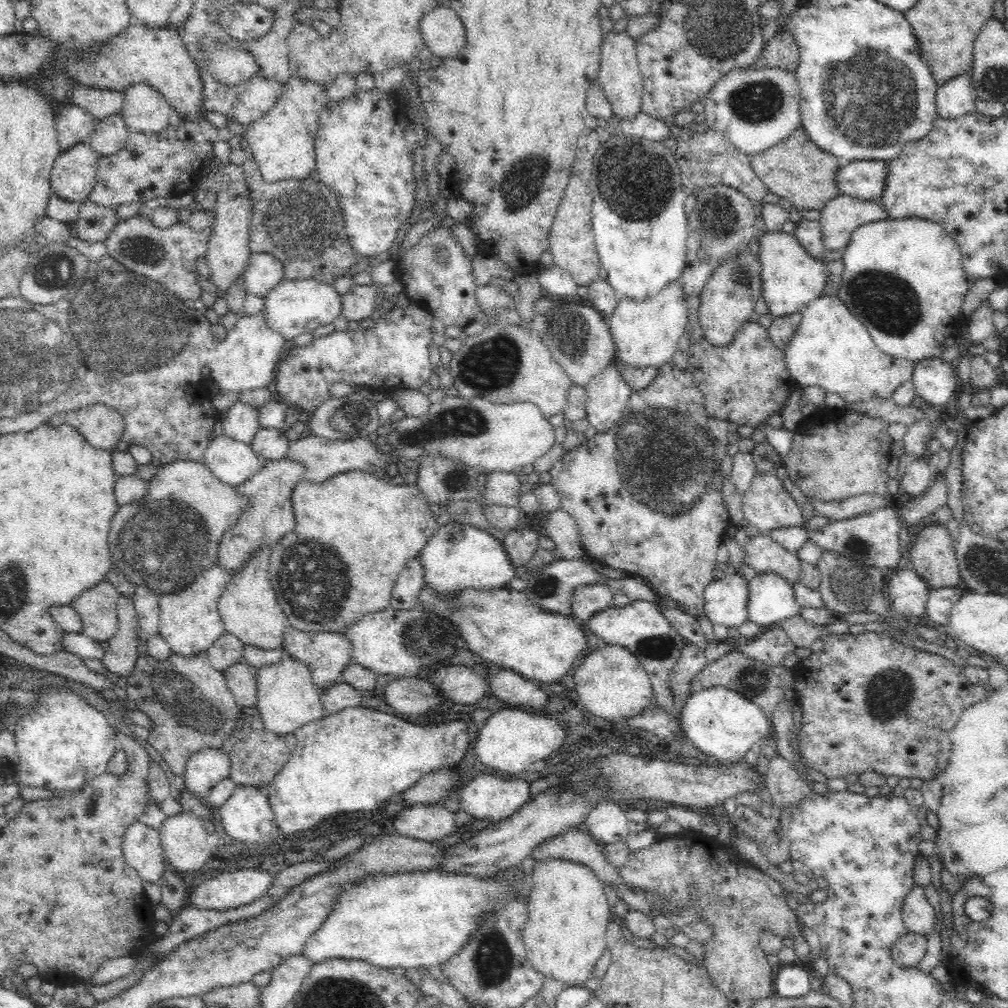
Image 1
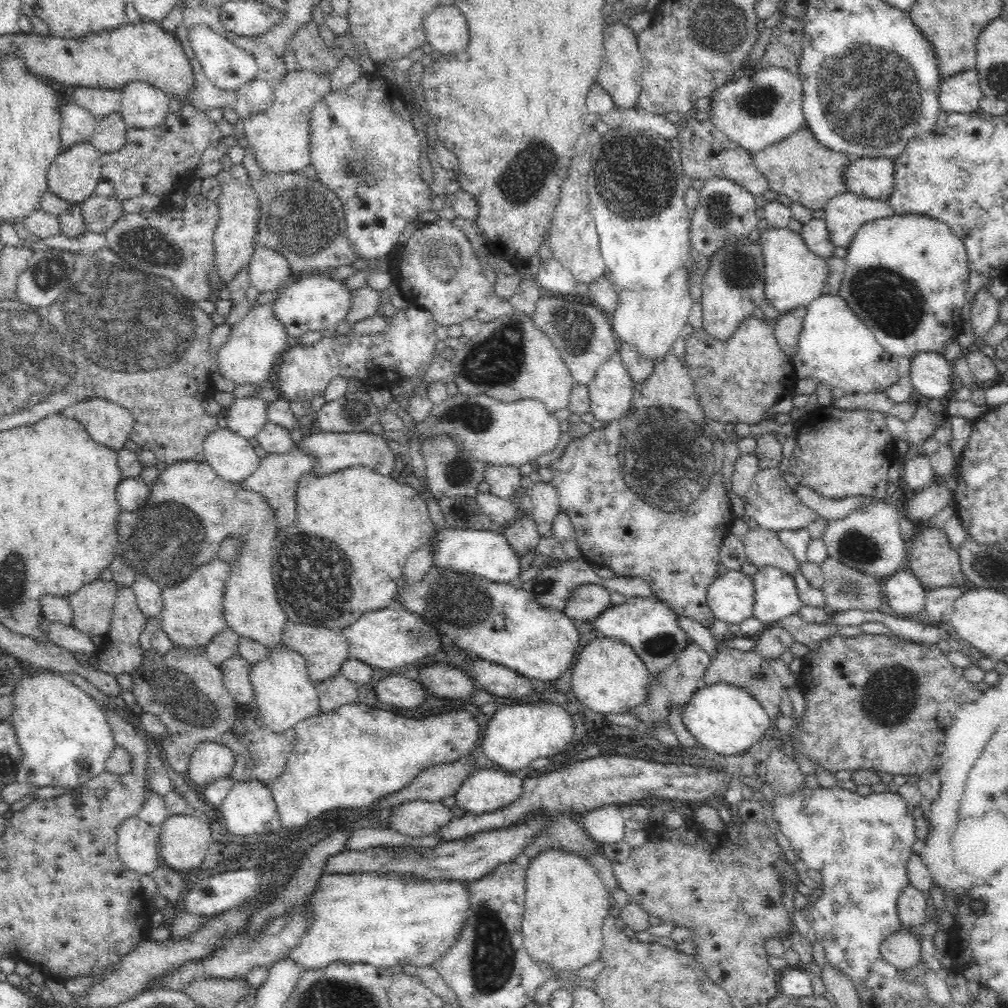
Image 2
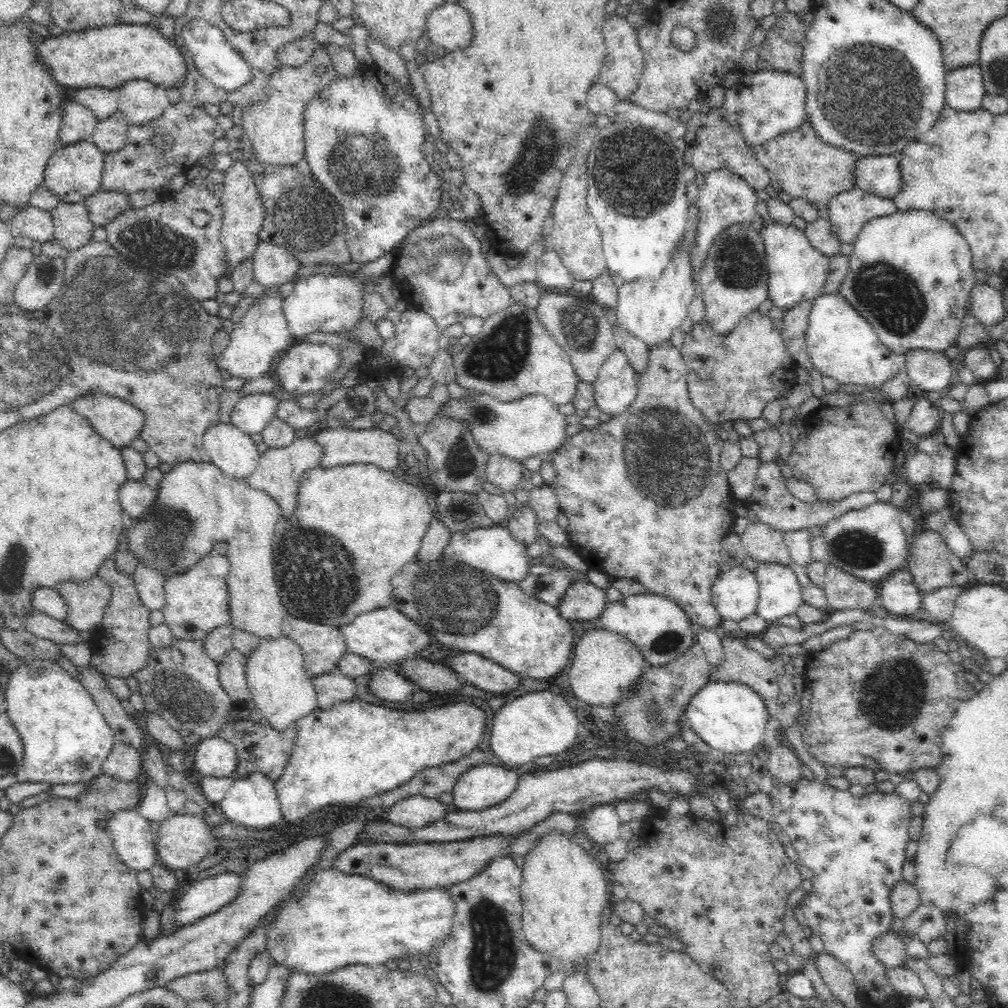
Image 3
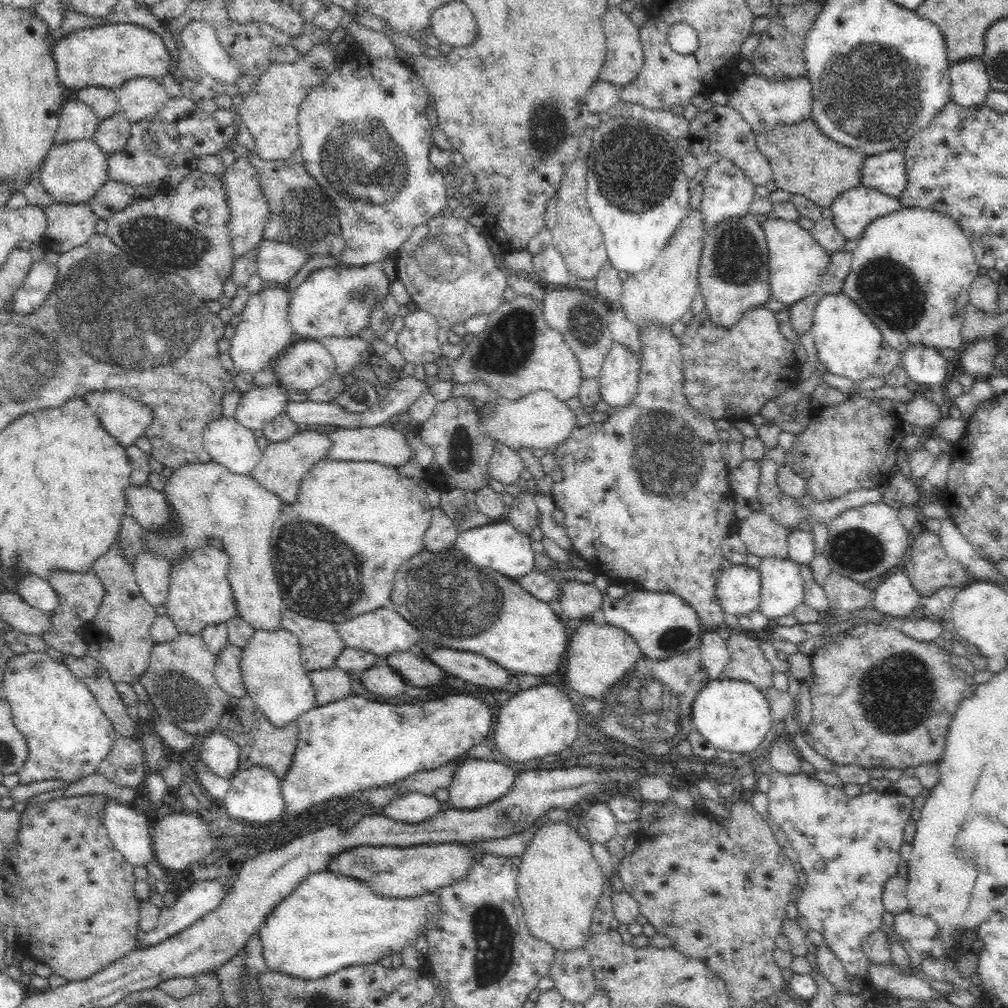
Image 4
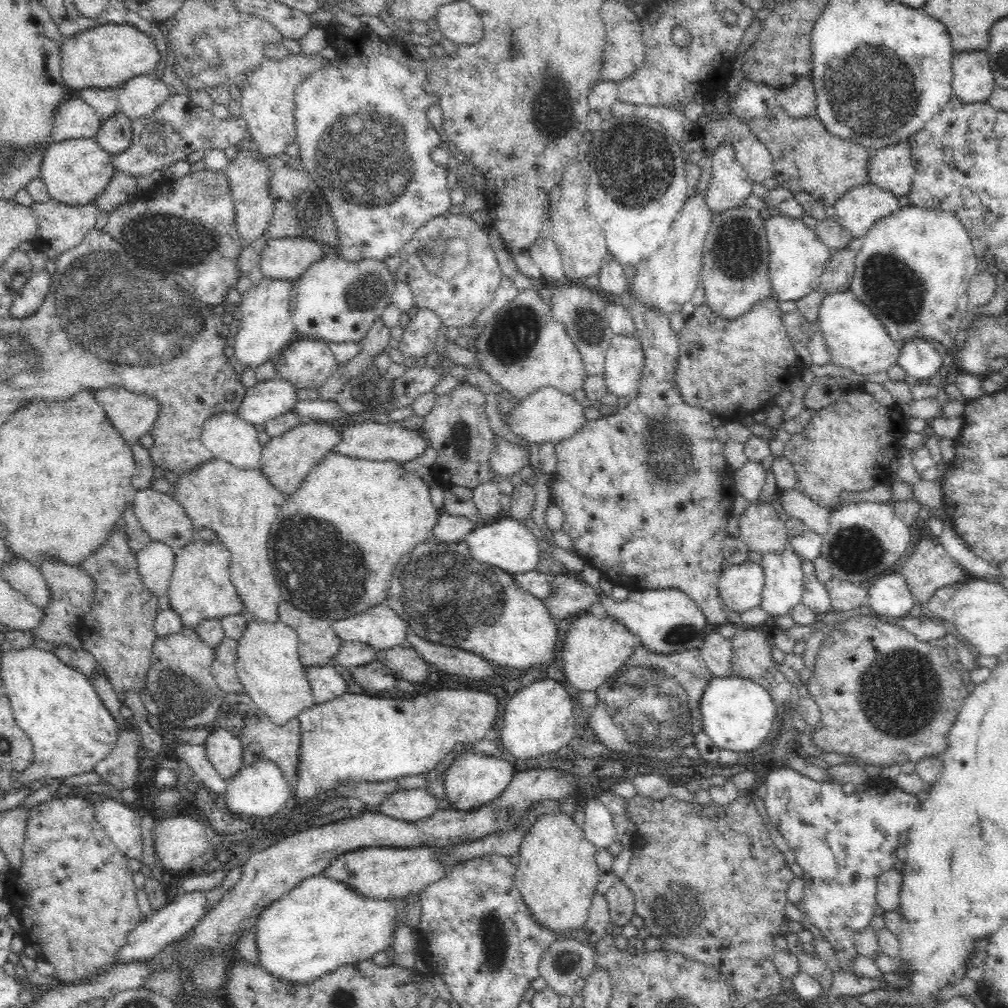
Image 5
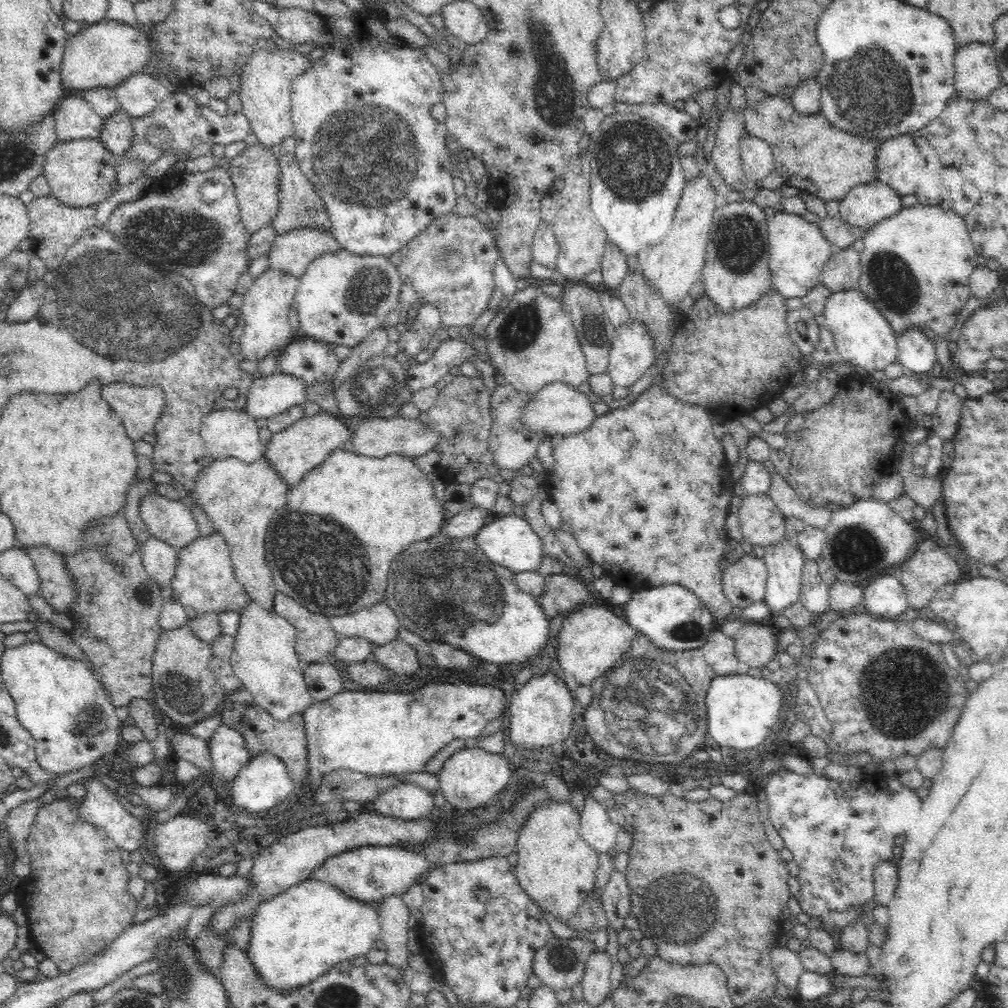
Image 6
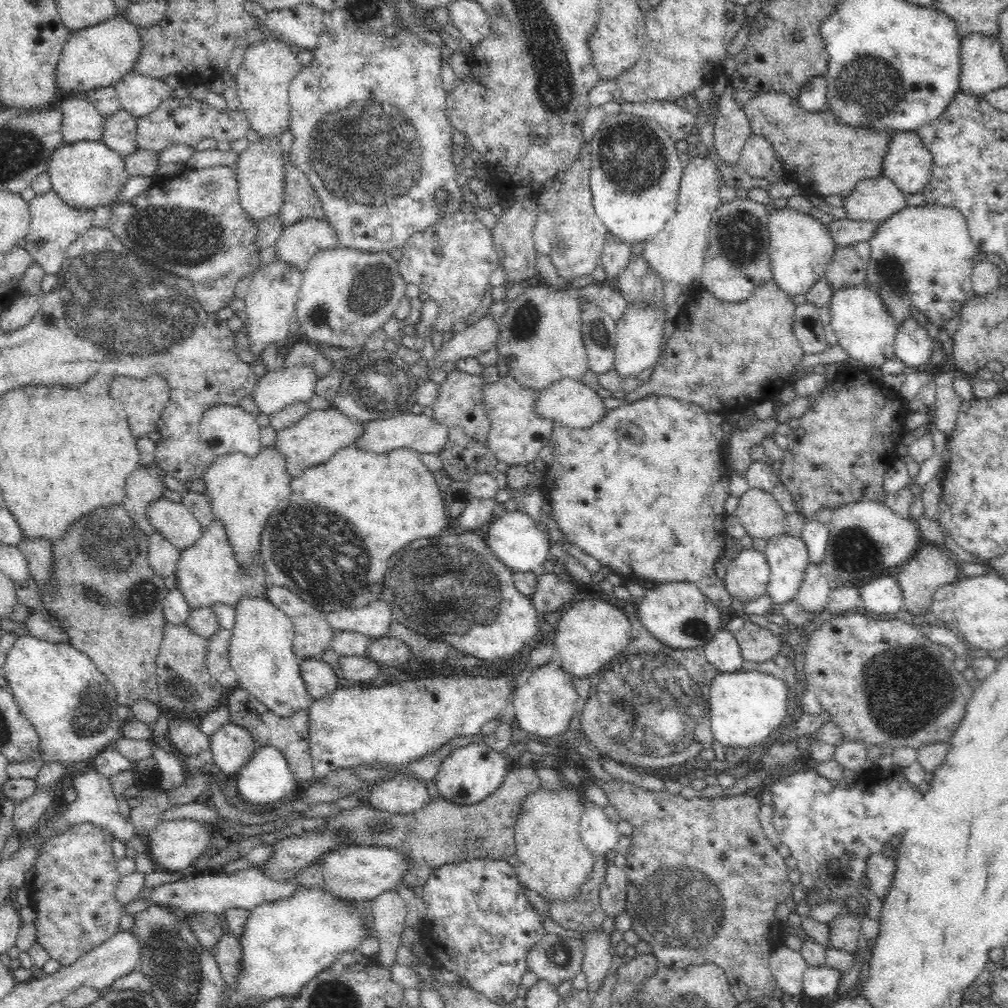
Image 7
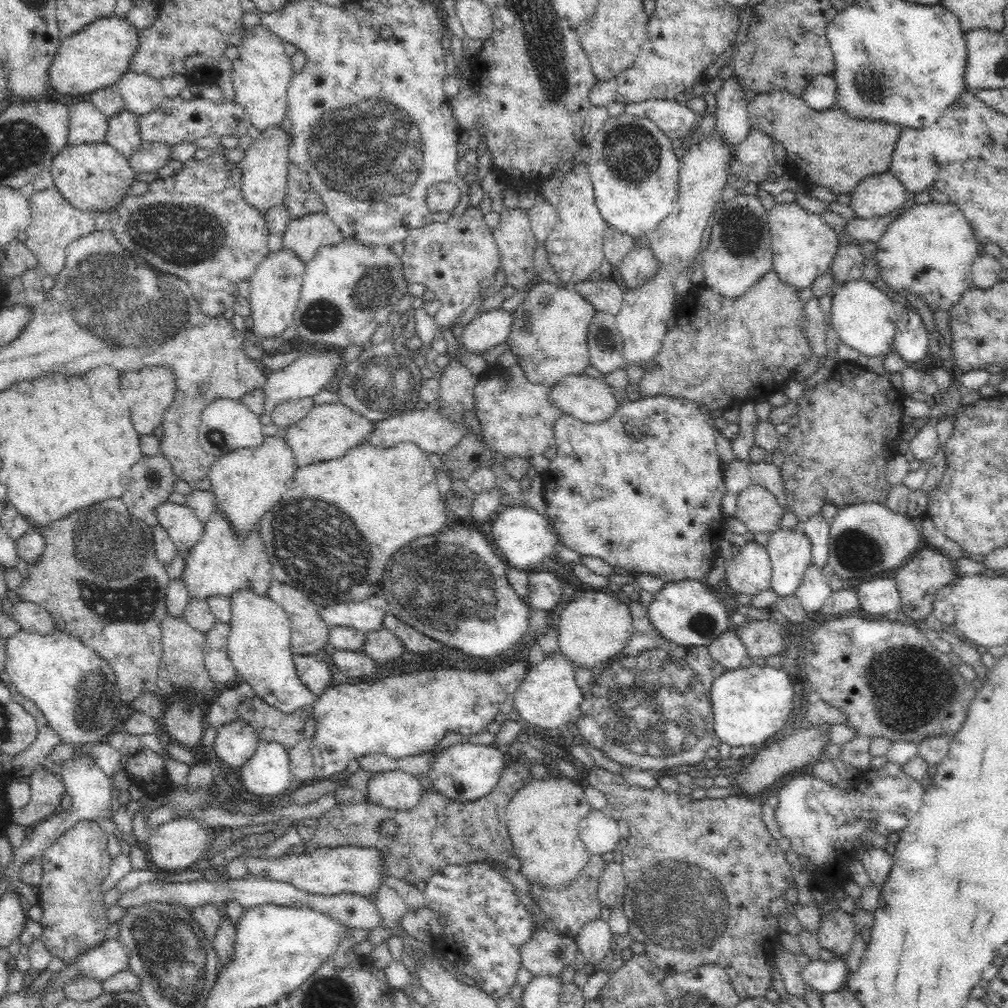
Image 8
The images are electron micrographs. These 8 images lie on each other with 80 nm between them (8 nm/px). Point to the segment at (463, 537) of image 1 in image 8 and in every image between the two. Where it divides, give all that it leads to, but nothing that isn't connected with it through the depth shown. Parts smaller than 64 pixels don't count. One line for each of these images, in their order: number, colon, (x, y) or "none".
2: (485, 553)
3: (493, 550)
4: (497, 545)
5: (508, 544)
6: (508, 540)
7: (514, 538)
8: (522, 536)

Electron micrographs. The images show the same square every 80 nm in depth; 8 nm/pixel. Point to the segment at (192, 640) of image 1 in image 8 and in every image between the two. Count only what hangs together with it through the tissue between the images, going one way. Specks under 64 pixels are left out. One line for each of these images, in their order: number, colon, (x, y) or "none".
2: (191, 615)
3: (196, 601)
4: (199, 595)
5: (200, 587)
6: (204, 581)
7: (207, 573)
8: (218, 565)

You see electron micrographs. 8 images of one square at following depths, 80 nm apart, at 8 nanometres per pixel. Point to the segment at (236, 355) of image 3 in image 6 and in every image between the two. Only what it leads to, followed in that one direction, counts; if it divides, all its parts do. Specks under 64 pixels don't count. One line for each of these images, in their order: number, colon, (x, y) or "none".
4: (264, 332)
5: (266, 327)
6: (266, 305)

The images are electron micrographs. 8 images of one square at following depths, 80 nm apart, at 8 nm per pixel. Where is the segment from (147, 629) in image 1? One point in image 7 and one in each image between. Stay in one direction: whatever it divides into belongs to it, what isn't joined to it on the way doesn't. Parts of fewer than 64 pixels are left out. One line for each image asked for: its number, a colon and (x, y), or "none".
2: (148, 594)
3: (149, 583)
4: (152, 571)
5: (155, 562)
6: (158, 558)
7: (162, 557)

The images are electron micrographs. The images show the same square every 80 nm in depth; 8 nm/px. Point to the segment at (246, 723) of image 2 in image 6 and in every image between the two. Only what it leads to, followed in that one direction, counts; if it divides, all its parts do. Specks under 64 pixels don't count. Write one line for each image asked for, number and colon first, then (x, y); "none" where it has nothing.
3: (260, 748)
4: (261, 744)
5: (261, 739)
6: (286, 740)

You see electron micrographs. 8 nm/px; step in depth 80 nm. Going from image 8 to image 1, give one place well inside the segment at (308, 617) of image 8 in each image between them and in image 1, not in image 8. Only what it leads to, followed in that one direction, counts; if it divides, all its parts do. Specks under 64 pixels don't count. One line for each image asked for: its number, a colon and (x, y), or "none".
1: (326, 654)
2: (324, 650)
3: (323, 645)
4: (320, 644)
5: (318, 643)
6: (316, 639)
7: (312, 633)

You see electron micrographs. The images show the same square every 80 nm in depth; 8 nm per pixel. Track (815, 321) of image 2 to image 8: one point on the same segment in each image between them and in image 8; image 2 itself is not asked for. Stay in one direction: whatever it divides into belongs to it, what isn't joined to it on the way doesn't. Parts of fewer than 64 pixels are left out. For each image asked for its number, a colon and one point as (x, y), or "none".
3: (841, 344)
4: (847, 342)
5: (856, 340)
6: (864, 340)
7: (865, 329)
8: (864, 317)

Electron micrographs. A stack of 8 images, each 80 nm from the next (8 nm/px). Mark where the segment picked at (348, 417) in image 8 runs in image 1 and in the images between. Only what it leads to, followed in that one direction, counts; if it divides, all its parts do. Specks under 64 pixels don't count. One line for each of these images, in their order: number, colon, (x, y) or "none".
1: (269, 516)
2: (276, 479)
3: (279, 471)
4: (282, 465)
5: (285, 460)
6: (295, 450)
7: (319, 434)

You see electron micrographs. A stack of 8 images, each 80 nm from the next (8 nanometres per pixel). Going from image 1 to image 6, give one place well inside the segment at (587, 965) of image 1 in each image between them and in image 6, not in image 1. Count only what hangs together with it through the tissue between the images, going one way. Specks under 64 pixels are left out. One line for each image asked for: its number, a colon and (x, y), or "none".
2: (566, 903)
3: (563, 890)
4: (559, 883)
5: (557, 876)
6: (555, 867)

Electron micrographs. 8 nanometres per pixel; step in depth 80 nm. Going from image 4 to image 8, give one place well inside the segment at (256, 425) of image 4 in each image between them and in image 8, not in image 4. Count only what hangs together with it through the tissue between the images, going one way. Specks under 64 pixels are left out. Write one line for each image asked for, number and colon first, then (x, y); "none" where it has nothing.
5: (265, 400)
6: (269, 395)
7: (275, 390)
8: (308, 375)

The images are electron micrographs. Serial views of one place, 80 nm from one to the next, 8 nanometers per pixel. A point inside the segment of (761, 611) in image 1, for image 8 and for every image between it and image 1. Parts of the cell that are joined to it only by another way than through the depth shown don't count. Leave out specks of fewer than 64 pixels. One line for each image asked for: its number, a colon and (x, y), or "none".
2: (776, 595)
3: (780, 594)
4: (781, 581)
5: (783, 587)
6: (784, 562)
7: (787, 556)
8: (789, 551)

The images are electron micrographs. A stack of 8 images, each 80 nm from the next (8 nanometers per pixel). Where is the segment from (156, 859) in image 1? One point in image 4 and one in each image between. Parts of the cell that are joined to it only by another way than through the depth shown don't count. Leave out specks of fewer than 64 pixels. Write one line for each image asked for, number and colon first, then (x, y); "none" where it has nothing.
2: (138, 843)
3: (133, 836)
4: (128, 829)

